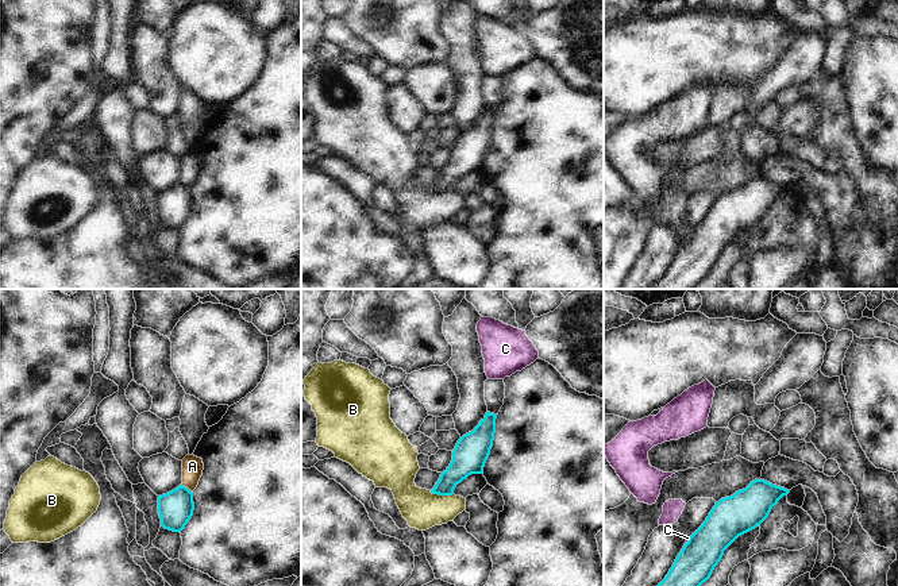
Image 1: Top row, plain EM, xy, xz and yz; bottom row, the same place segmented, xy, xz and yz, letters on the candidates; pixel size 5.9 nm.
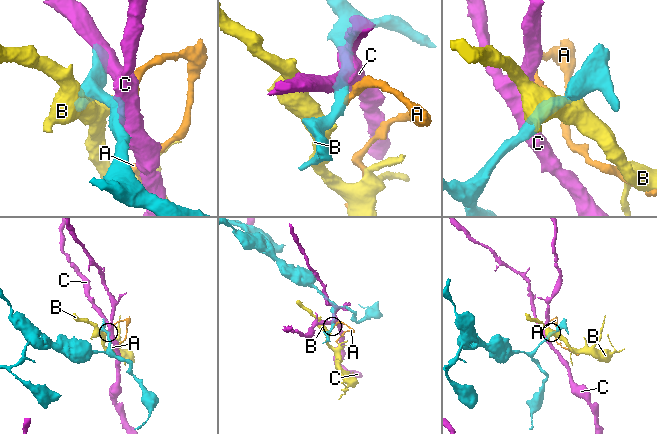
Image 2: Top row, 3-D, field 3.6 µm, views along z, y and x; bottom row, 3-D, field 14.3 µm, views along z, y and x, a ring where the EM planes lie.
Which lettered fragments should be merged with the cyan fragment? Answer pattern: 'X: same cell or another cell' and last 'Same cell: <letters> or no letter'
A: another cell
B: another cell
C: another cell
Same cell: no letter

